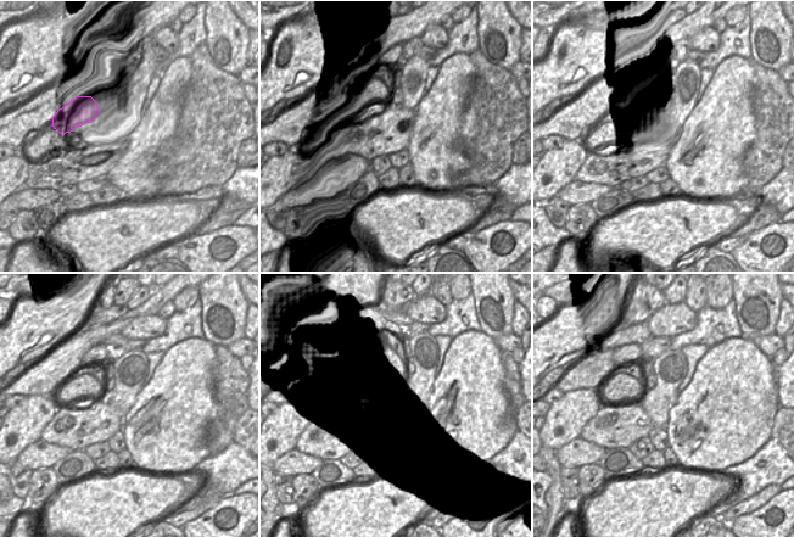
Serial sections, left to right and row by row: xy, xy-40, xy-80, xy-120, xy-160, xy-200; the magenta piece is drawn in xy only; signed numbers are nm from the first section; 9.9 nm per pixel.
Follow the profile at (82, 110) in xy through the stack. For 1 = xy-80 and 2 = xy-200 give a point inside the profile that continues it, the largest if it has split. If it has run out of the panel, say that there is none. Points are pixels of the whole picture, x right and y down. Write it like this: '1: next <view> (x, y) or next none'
1: next xy-80 (609, 124)
2: next xy-200 (619, 387)

